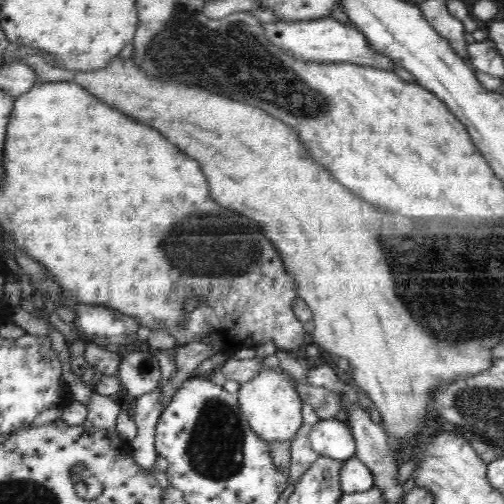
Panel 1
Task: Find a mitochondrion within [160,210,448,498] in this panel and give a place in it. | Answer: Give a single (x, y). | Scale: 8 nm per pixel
(216, 449)

